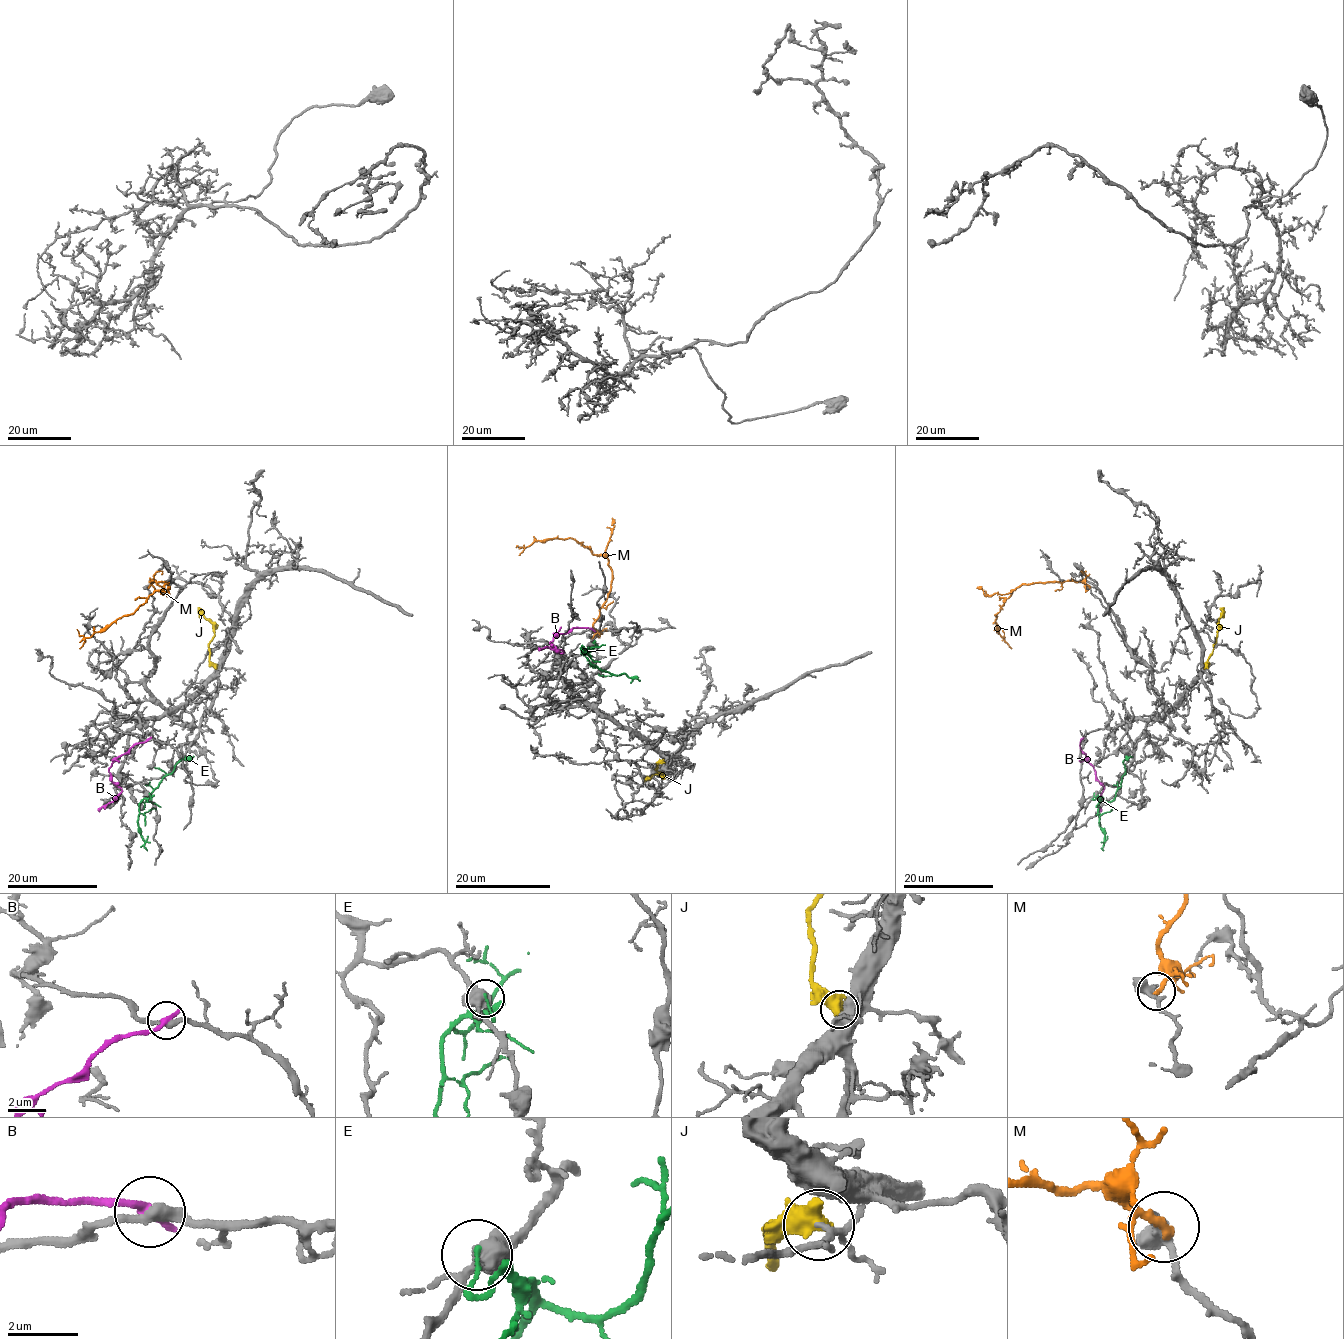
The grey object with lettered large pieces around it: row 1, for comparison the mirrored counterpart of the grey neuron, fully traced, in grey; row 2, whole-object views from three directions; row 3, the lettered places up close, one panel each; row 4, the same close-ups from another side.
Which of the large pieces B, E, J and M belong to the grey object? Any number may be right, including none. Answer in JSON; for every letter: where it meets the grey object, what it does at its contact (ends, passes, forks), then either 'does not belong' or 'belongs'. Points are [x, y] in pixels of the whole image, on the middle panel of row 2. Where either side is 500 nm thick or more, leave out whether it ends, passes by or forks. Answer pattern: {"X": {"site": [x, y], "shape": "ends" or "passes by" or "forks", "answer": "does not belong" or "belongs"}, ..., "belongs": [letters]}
{"B": {"site": [592, 629], "shape": "ends", "answer": "does not belong"}, "E": {"site": [593, 642], "shape": "ends", "answer": "does not belong"}, "J": {"site": [663, 762], "answer": "does not belong"}, "M": {"site": [592, 637], "shape": "ends", "answer": "does not belong"}, "belongs": []}

